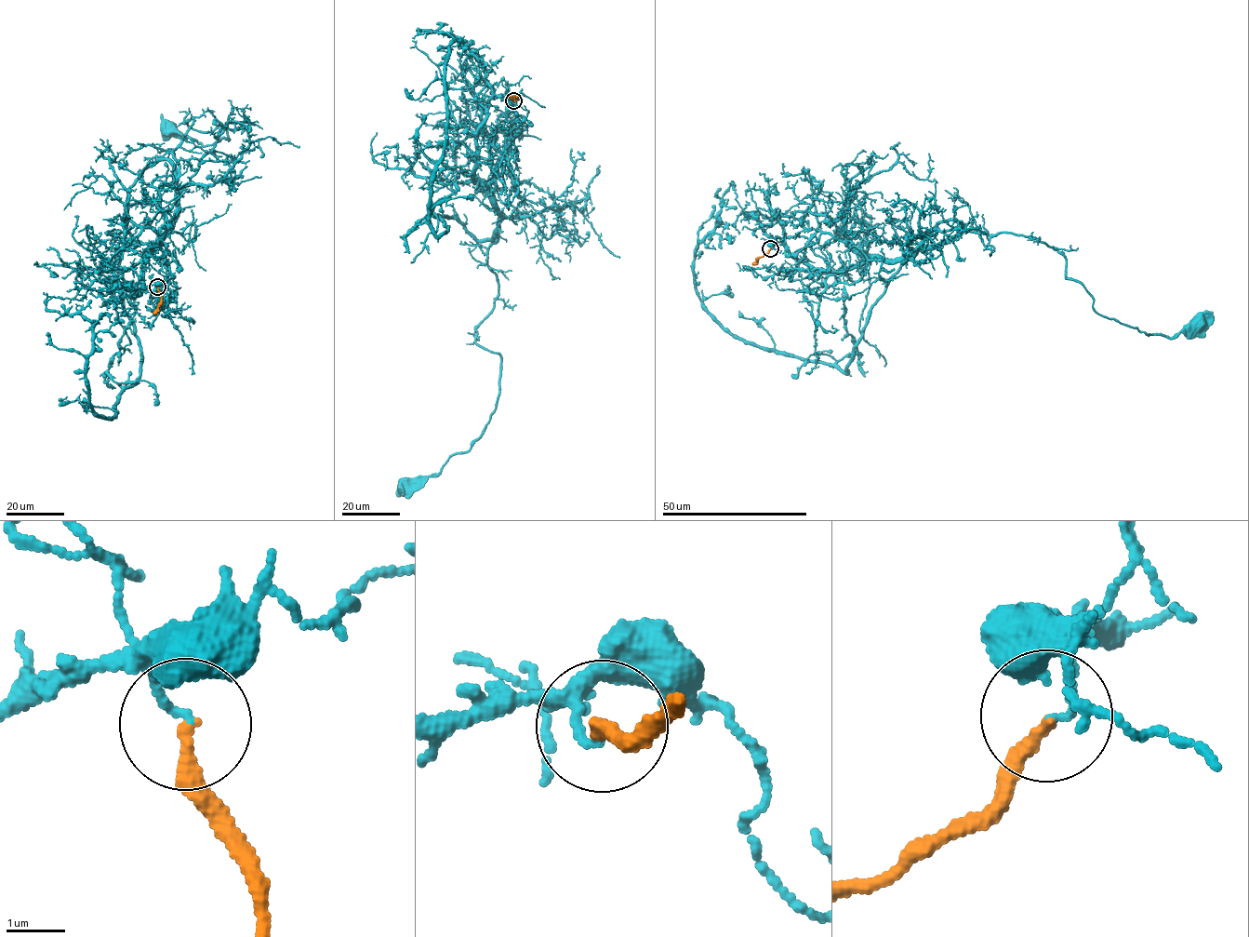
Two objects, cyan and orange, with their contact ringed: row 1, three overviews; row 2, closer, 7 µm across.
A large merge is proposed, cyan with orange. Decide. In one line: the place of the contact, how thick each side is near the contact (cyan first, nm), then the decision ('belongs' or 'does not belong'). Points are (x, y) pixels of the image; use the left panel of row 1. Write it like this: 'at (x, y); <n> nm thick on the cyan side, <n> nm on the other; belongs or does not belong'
at (157, 287); 100 nm thick on the cyan side, 240 nm on the other; does not belong

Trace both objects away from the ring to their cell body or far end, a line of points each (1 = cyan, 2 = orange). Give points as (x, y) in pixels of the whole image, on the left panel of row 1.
1: (158, 287), (134, 296), (177, 206), (174, 150), (194, 117), (184, 123), (230, 139), (166, 129)
2: (158, 287), (160, 301), (153, 314)

